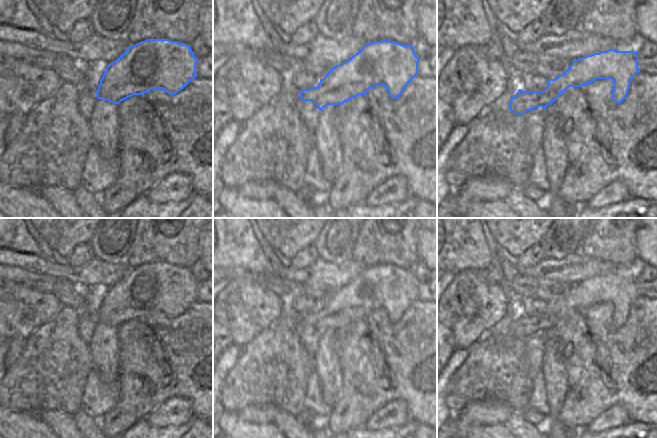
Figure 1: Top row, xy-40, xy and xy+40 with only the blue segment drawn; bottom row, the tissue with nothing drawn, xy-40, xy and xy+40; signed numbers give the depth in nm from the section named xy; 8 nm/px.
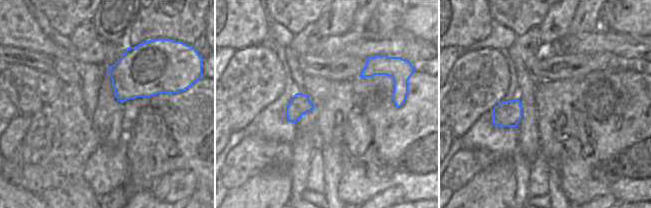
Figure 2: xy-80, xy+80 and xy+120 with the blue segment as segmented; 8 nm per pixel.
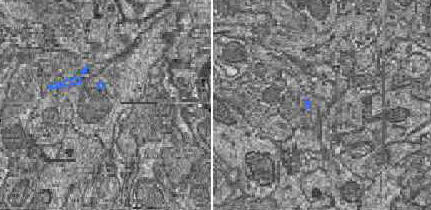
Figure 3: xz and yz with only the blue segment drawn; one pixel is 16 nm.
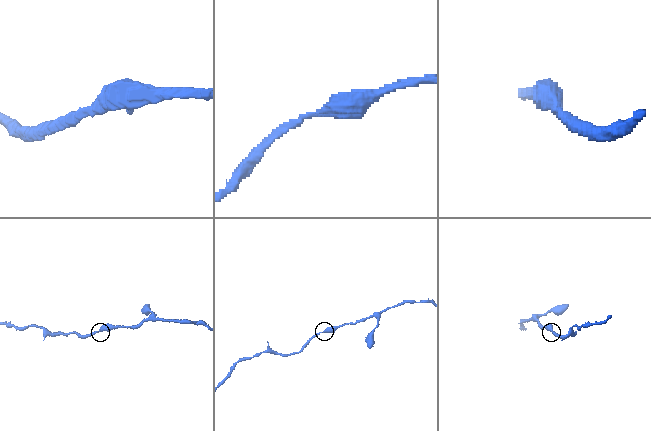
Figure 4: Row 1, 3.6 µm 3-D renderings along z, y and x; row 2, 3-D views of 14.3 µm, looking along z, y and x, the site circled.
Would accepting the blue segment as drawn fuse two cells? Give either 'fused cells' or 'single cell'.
single cell

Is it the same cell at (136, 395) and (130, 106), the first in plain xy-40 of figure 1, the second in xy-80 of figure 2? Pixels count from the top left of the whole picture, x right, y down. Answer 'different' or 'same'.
different

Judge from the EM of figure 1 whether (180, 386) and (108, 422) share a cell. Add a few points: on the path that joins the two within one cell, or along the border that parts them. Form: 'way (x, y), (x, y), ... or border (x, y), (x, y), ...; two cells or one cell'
way (162, 389), (151, 397), (141, 397), (126, 412); one cell

